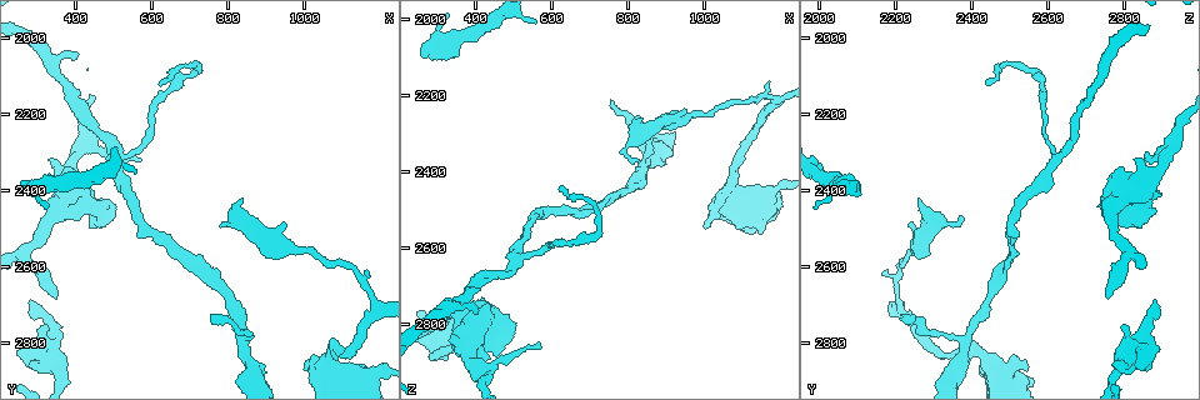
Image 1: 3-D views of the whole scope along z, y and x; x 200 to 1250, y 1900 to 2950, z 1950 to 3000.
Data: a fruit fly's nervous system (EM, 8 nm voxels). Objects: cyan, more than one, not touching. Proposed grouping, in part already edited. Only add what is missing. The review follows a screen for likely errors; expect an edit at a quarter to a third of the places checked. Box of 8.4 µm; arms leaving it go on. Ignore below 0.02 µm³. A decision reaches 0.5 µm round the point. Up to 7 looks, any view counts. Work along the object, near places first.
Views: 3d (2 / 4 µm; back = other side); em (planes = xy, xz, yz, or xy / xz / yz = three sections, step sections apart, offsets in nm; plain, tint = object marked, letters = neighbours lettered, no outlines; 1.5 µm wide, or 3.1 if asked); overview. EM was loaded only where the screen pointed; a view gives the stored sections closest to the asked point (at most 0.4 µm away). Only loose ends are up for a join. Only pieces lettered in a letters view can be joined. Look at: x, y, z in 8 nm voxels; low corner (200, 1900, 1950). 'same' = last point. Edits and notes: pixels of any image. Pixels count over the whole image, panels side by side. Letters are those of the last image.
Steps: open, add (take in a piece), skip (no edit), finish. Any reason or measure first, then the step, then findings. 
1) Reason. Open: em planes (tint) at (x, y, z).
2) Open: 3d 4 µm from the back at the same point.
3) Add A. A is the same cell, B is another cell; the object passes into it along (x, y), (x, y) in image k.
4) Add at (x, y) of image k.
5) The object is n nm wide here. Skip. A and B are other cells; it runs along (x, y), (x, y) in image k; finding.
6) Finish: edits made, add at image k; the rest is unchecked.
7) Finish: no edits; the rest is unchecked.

An open end. Open: 3d 4 µm from the back at (350, 2680, 2750).

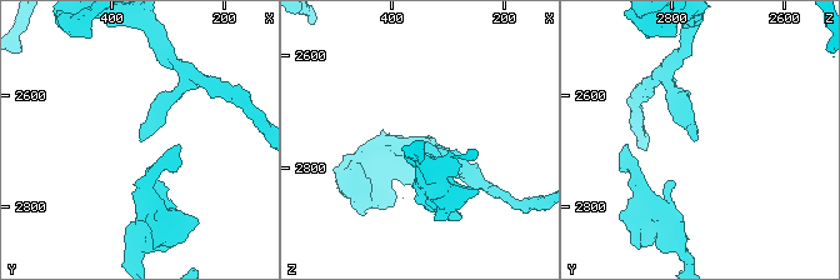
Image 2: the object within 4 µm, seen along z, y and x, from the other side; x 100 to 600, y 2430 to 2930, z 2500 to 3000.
Shape alone is not enough. Open: em planes (letters) at (350, 2685, 2755).

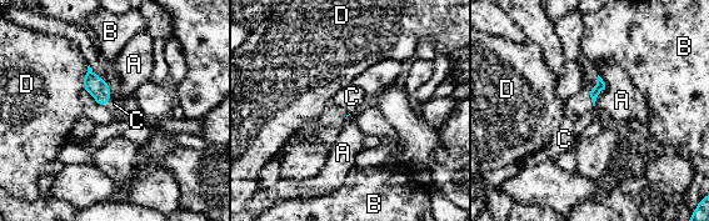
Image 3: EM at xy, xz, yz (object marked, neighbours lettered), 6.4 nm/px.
Add C. C is the same cell, A, B and D are other cells; the object passes into it along (600, 85), (592, 99), (580, 103) in image 3; the cell continues.

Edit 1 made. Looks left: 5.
Open: overview.

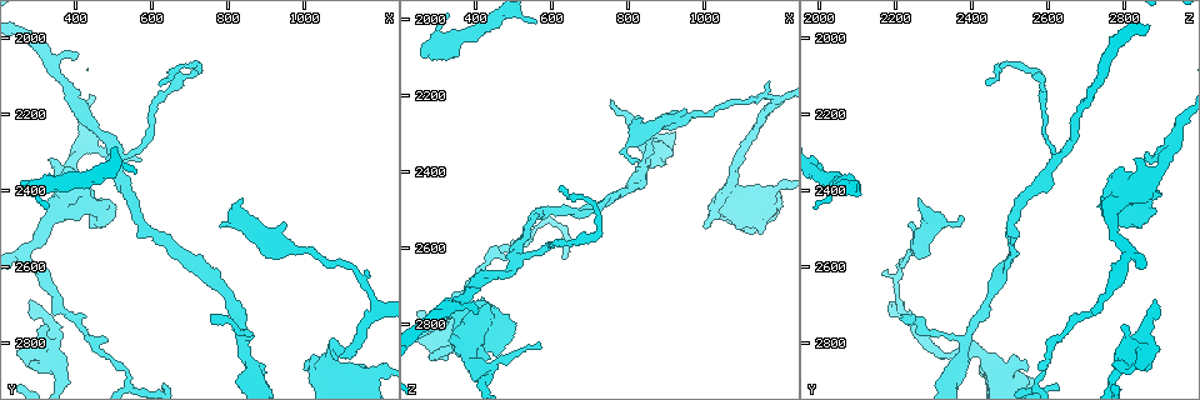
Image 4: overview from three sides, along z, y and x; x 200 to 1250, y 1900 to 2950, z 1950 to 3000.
Branch stops here. Open: em planes (letters) at (625, 2110, 2440).

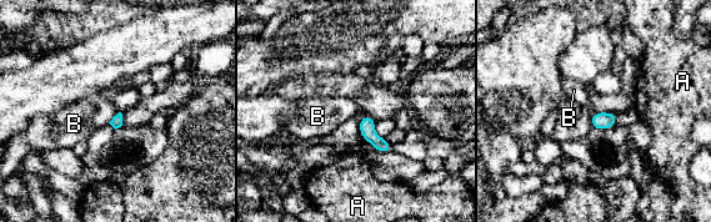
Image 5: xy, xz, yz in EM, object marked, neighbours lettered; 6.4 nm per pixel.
Skip. A and B are other cells; a border runs along (119, 112), (108, 122) in image 5; none of them fits.

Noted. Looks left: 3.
Finish: edits made, add at image 3; the rest is unchecked.

